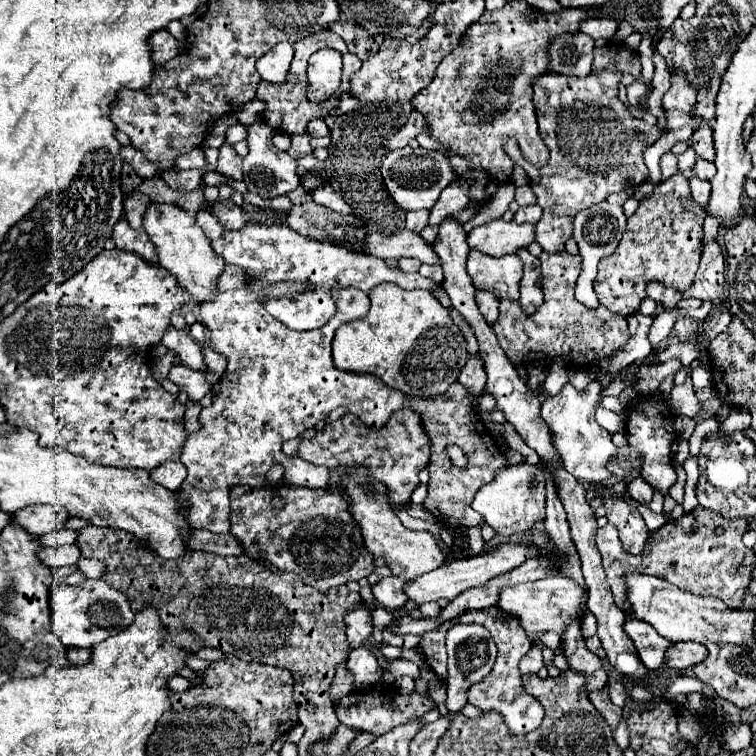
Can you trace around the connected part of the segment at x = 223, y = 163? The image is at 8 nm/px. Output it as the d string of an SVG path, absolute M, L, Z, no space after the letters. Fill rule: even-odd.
M225 143L221 149L219 149L219 161L217 161L217 173L221 173L223 177L227 179L233 179L233 181L241 181L243 177L243 171L241 171L241 163L243 159L239 155L235 155L235 151Z

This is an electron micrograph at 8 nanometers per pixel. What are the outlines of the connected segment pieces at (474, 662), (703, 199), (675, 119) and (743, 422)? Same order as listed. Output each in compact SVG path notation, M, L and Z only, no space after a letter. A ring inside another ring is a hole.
M453 625L447 633L447 655L449 655L449 675L447 675L447 711L459 713L467 703L467 689L489 675L495 665L497 647L489 631L481 625Z
M693 175L689 179L689 187L691 187L693 201L697 201L697 205L701 205L701 207L707 207L707 201L709 201L709 195L711 195L711 183Z
M675 110L675 111L665 111L665 117L667 120L667 129L674 130L683 126L691 126L694 130L702 125L702 120L697 118L692 118L686 113Z
M733 407L729 417L723 419L721 431L719 433L733 433L735 429L749 429L751 425L751 415L743 407Z

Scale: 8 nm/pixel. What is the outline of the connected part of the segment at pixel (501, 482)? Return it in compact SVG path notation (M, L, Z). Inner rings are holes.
M507 465L501 471L497 471L491 483L483 485L477 491L473 507L485 517L487 525L491 525L497 533L505 537L527 533L539 521L545 519L545 475L537 465Z

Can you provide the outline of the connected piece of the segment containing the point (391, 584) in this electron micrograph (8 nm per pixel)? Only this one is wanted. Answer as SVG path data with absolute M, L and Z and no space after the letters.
M383 577L379 583L371 585L371 591L375 595L375 599L379 603L383 603L389 609L399 609L407 597L401 591L405 585L405 579L397 579L397 577Z

